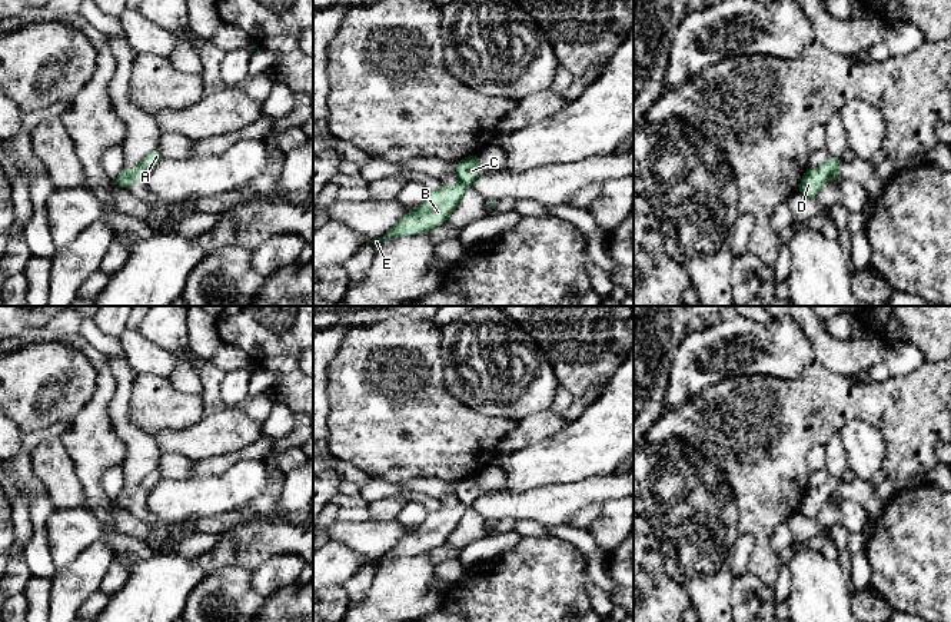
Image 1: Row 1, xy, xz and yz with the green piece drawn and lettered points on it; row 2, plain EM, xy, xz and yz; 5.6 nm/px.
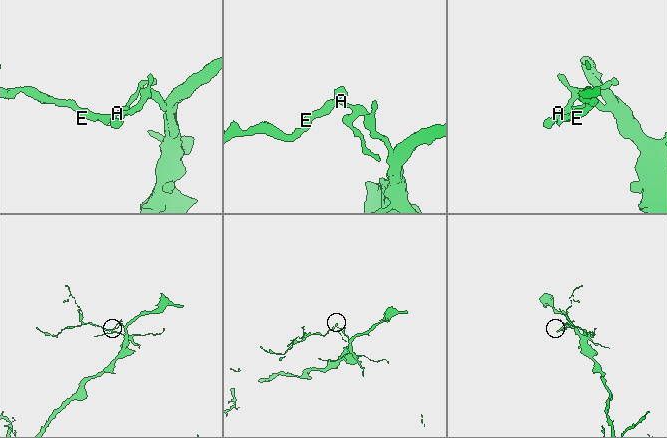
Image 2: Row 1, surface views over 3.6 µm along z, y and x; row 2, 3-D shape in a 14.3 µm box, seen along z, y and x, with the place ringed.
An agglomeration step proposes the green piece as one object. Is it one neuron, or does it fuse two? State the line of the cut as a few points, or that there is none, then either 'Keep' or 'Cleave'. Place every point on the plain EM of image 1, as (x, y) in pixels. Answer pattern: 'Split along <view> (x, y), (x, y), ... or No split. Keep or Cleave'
Split along xy (140, 484), (146, 494). Cleave

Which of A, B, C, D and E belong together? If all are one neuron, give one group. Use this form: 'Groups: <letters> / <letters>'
Groups: A C D / B E

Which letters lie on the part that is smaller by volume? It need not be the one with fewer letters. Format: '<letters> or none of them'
B, E

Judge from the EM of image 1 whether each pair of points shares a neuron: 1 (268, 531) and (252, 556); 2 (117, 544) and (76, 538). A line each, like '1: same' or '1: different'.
1: same
2: same

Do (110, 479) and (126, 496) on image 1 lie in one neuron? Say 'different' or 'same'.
different

